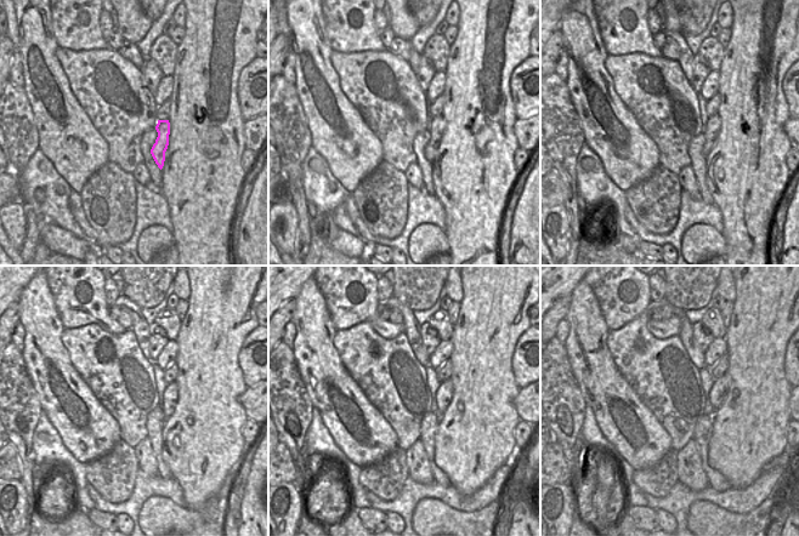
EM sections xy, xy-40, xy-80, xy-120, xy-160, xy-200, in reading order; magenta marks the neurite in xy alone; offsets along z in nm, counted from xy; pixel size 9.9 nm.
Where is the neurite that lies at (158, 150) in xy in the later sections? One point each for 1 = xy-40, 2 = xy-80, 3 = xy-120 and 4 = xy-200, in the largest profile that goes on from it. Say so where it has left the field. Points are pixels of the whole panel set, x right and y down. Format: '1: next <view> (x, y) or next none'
1: next xy-40 (436, 126)
2: next xy-80 (713, 125)
3: next xy-120 (171, 392)
4: next xy-200 (718, 393)

